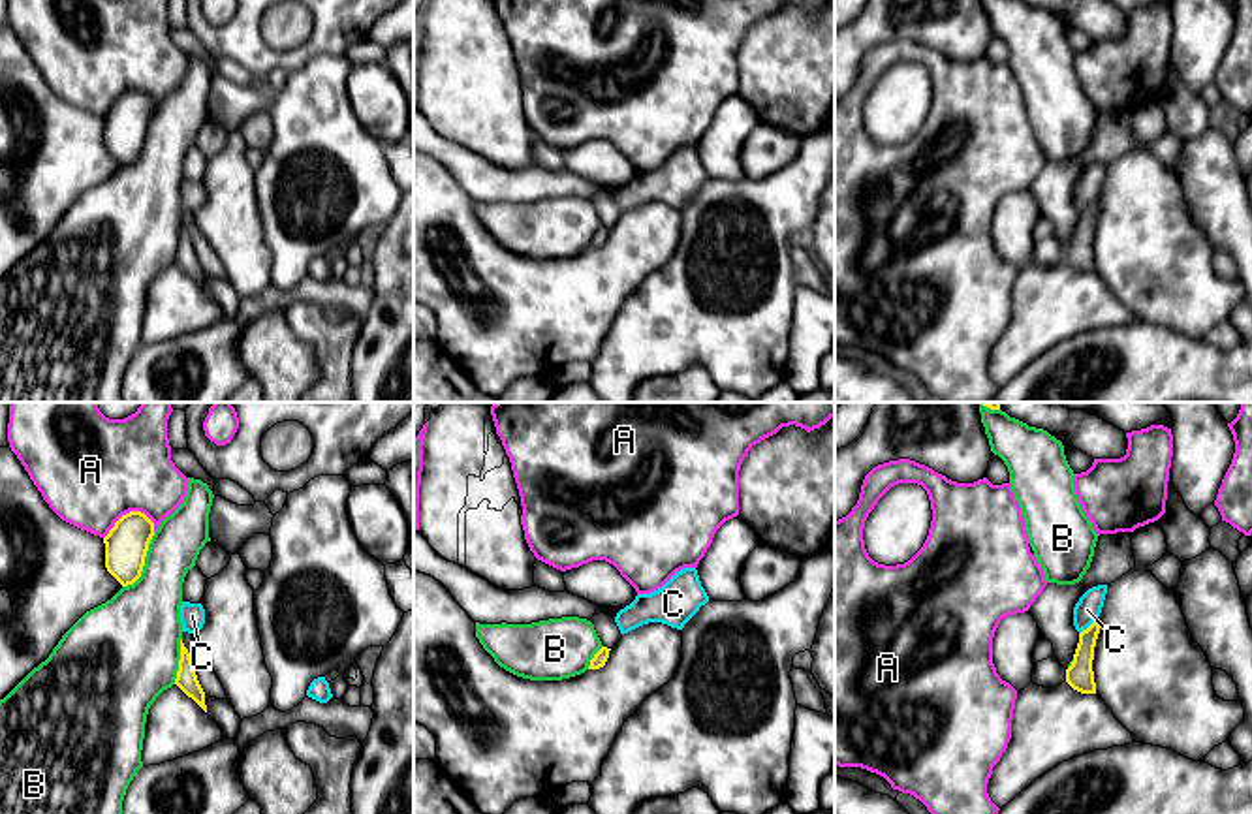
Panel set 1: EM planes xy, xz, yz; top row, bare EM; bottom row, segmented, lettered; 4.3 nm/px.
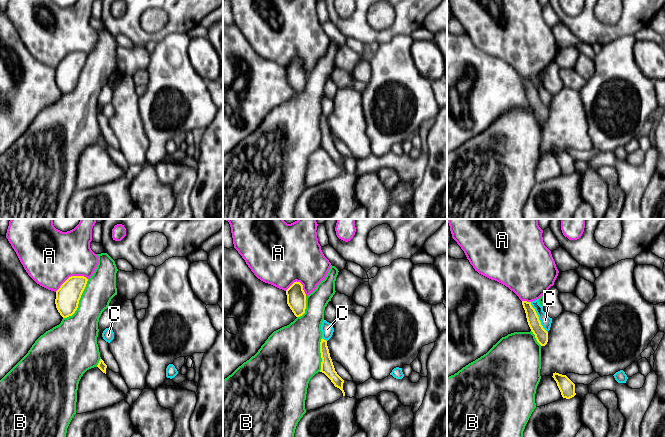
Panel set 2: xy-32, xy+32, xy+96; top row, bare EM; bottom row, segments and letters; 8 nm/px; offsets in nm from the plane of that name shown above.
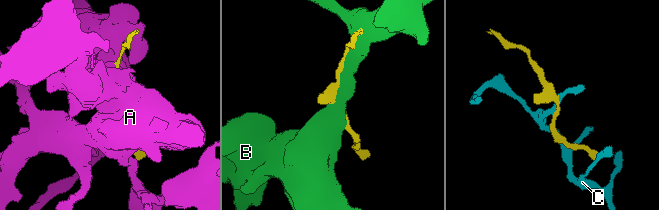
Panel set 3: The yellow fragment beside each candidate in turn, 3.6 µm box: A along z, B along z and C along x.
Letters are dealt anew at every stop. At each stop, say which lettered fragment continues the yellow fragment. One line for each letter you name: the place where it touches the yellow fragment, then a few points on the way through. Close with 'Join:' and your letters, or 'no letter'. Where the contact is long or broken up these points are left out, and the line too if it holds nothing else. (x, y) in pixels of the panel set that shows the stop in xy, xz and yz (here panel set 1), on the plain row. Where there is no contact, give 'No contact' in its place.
Join: no letter

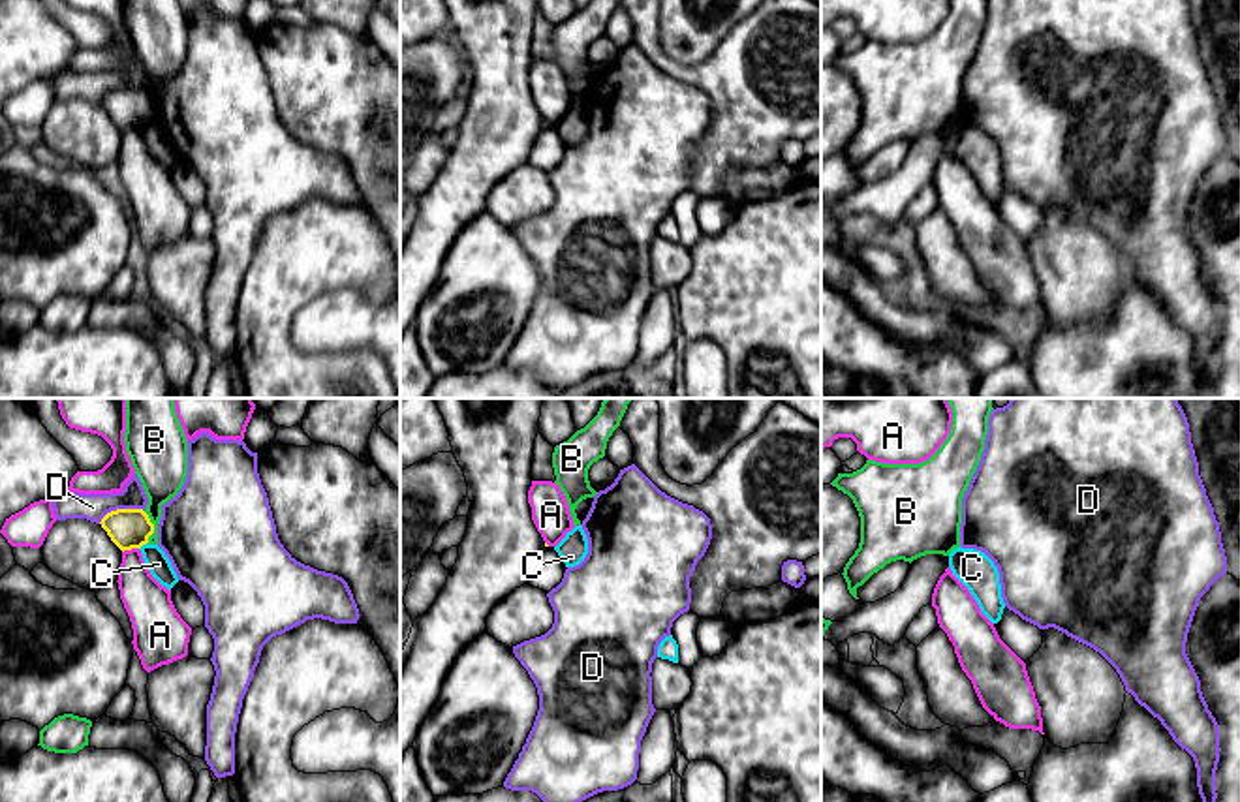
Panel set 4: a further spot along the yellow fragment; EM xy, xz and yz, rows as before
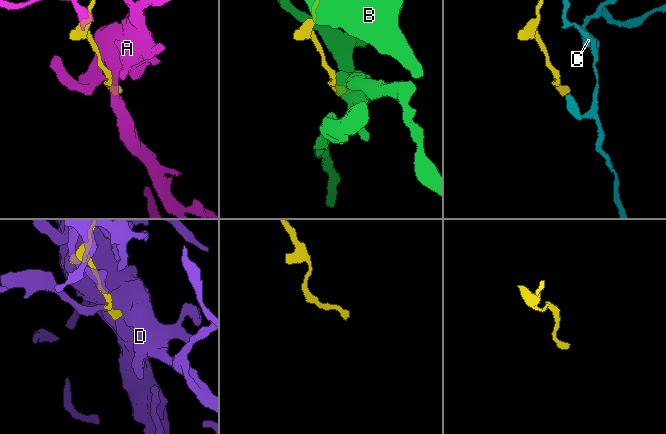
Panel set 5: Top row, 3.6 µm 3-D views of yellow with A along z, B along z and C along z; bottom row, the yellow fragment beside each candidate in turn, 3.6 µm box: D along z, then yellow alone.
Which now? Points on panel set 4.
Join: no letter

